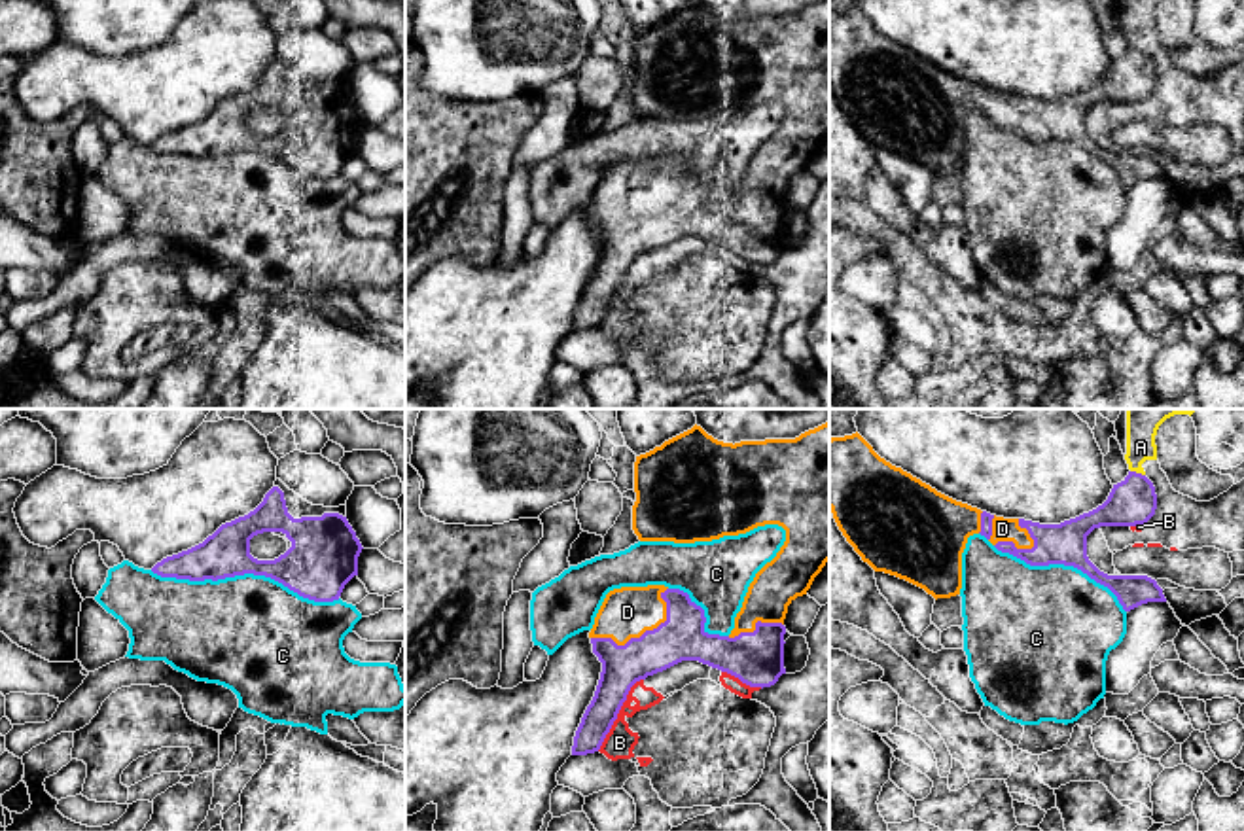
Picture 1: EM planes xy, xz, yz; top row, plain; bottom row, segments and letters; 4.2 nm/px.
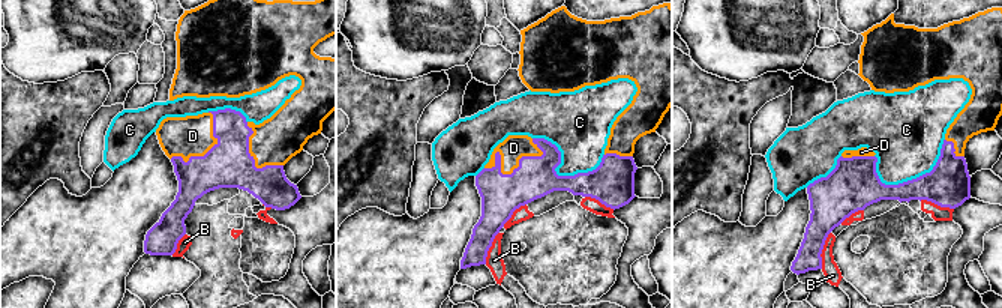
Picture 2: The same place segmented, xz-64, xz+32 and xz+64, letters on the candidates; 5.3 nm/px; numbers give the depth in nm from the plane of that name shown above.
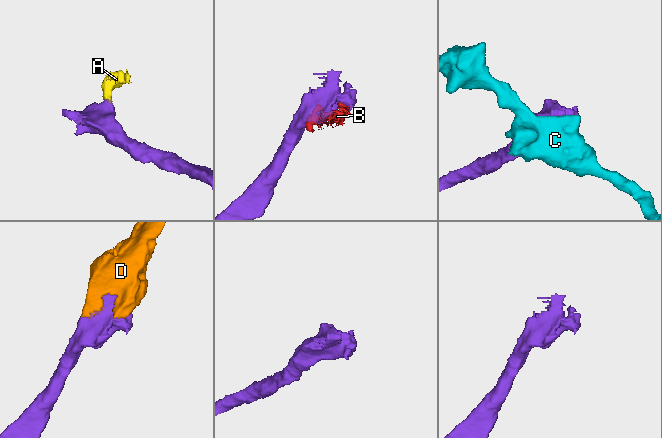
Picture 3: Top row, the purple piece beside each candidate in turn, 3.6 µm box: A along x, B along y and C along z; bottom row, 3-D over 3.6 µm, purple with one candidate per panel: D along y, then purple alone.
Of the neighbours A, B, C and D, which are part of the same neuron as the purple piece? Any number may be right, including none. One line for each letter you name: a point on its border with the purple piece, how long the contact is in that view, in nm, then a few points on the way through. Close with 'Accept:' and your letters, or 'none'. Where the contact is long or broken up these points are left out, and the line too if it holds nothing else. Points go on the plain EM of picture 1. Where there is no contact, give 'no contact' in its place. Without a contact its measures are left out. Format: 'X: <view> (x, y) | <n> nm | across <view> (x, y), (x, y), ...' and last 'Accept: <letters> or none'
D: xz (646, 207) | 400 nm
Accept: D

